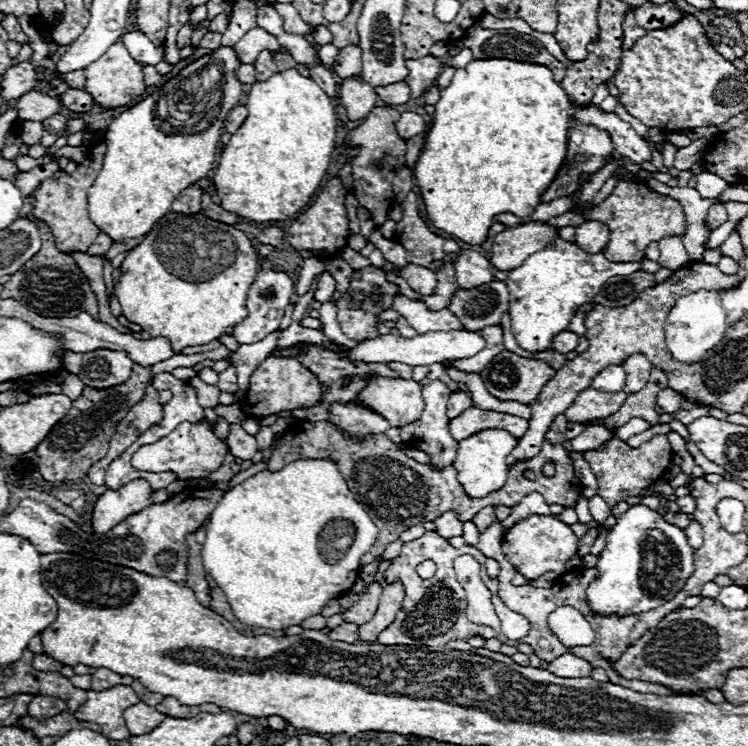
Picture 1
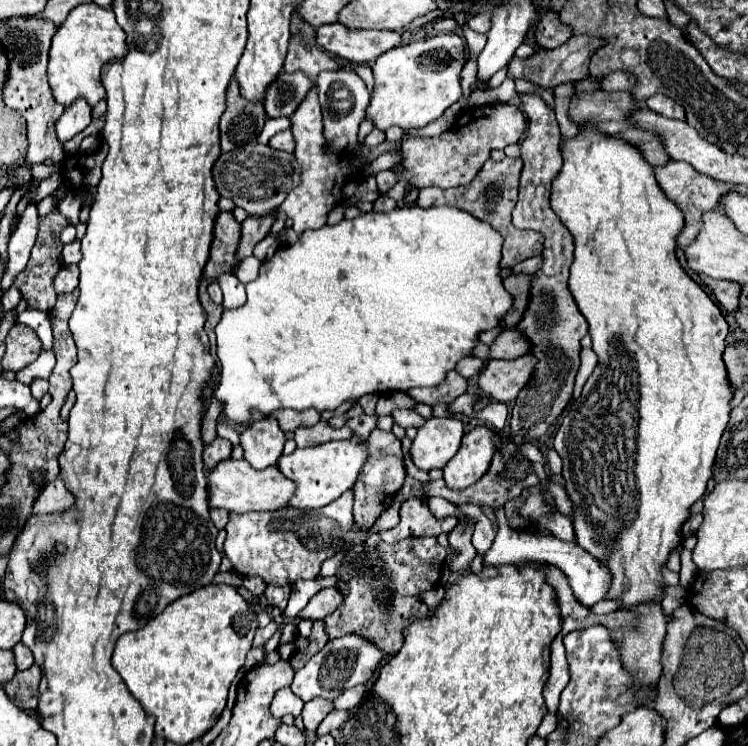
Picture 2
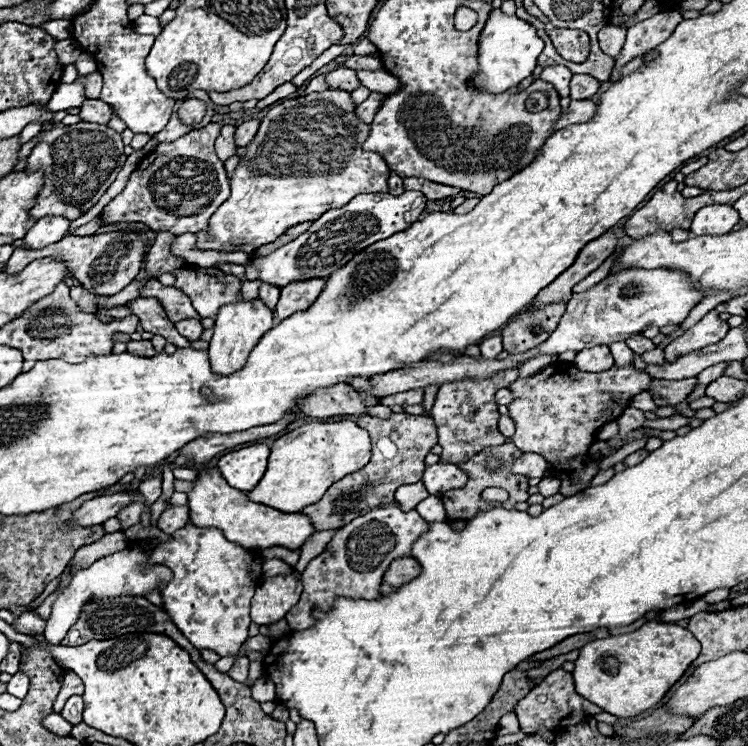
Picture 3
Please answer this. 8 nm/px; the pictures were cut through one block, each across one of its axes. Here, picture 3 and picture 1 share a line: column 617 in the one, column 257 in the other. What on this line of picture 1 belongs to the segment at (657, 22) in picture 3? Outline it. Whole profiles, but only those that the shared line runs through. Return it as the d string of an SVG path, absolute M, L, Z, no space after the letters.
M262 52L256 60L256 78L258 82L266 82L270 76L274 76L278 72L276 64L272 64L272 54L270 52Z

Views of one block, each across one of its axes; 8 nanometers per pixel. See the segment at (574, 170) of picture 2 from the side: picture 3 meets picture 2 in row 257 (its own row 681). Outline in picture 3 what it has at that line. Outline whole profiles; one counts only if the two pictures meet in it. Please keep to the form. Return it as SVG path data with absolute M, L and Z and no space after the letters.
M646 622L636 632L584 644L574 662L574 686L580 696L604 712L630 718L660 702L698 654L700 642L686 628L666 622Z

